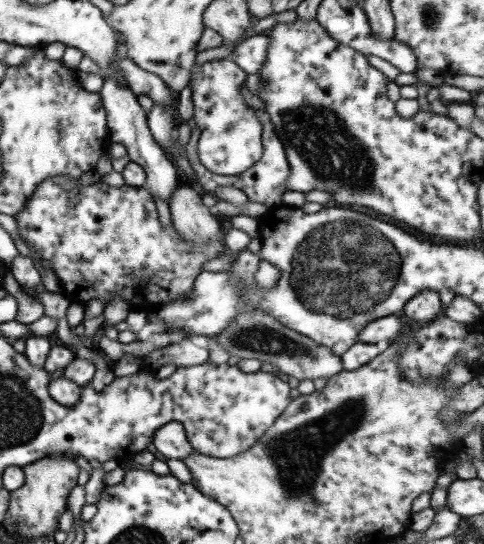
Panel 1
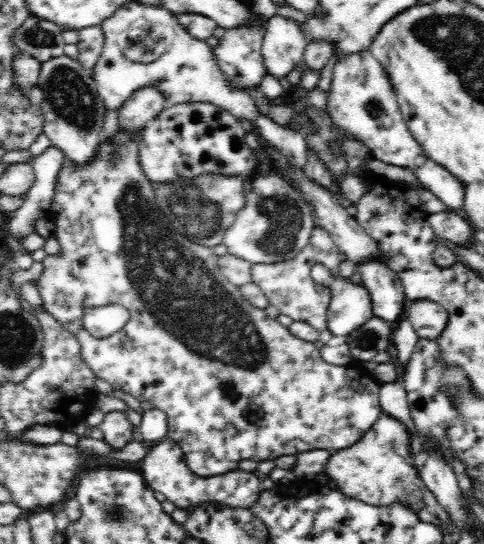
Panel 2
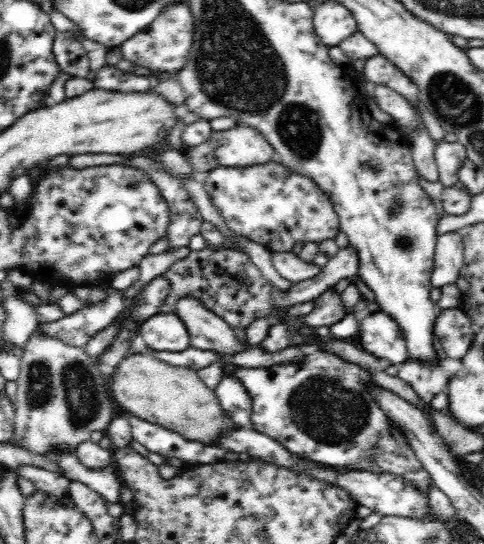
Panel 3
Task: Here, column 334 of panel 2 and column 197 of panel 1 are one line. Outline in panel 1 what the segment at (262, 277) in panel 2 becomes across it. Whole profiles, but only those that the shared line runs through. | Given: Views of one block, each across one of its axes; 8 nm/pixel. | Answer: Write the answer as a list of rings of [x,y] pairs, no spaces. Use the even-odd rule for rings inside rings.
[[[51,176],[38,185],[22,212],[14,216],[22,240],[40,250],[42,262],[51,267],[62,284],[62,292],[70,303],[87,304],[93,298],[109,303],[112,296],[121,296],[130,309],[148,311],[185,299],[192,291],[194,279],[204,262],[228,251],[219,241],[186,241],[178,235],[174,224],[163,228],[156,203],[145,186],[128,185],[116,188],[102,180],[90,185],[78,185],[69,176]]]

